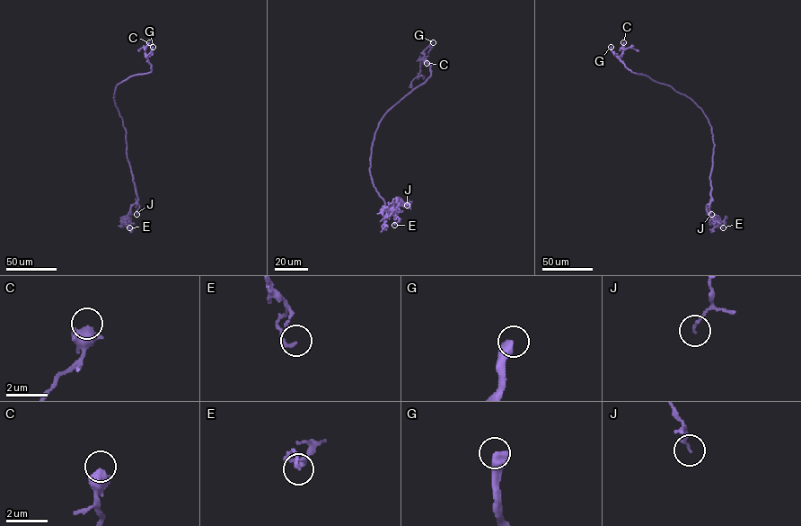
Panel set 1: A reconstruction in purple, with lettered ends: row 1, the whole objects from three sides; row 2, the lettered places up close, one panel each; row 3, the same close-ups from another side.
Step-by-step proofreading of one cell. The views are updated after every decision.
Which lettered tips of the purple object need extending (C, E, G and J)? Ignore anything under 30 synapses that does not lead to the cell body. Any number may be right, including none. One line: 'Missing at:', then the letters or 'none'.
Missing at: G

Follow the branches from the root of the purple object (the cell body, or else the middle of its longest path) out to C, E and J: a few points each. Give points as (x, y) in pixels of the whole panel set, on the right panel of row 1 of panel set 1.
C: (702, 110), (670, 85), (629, 69), (620, 58), (623, 42)
E: (702, 110), (711, 127), (715, 145), (710, 176), (711, 199), (707, 212), (723, 227)
J: (702, 110), (711, 127), (715, 145), (710, 176), (711, 214)

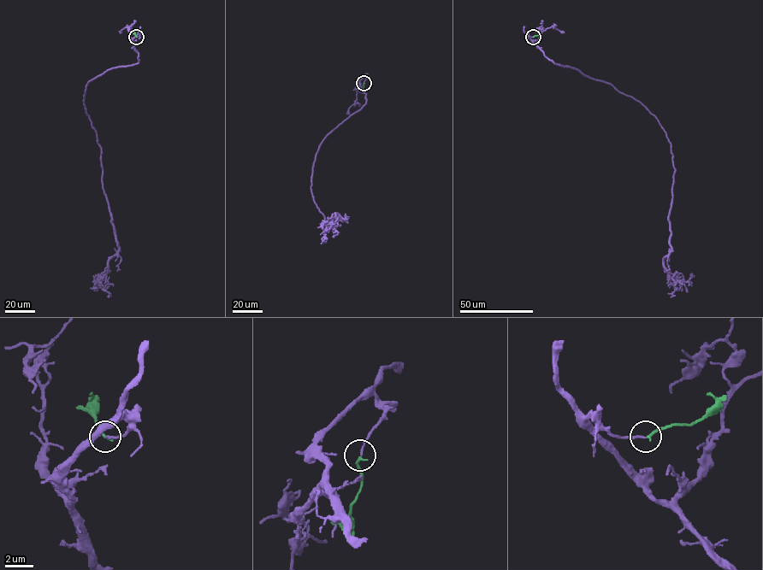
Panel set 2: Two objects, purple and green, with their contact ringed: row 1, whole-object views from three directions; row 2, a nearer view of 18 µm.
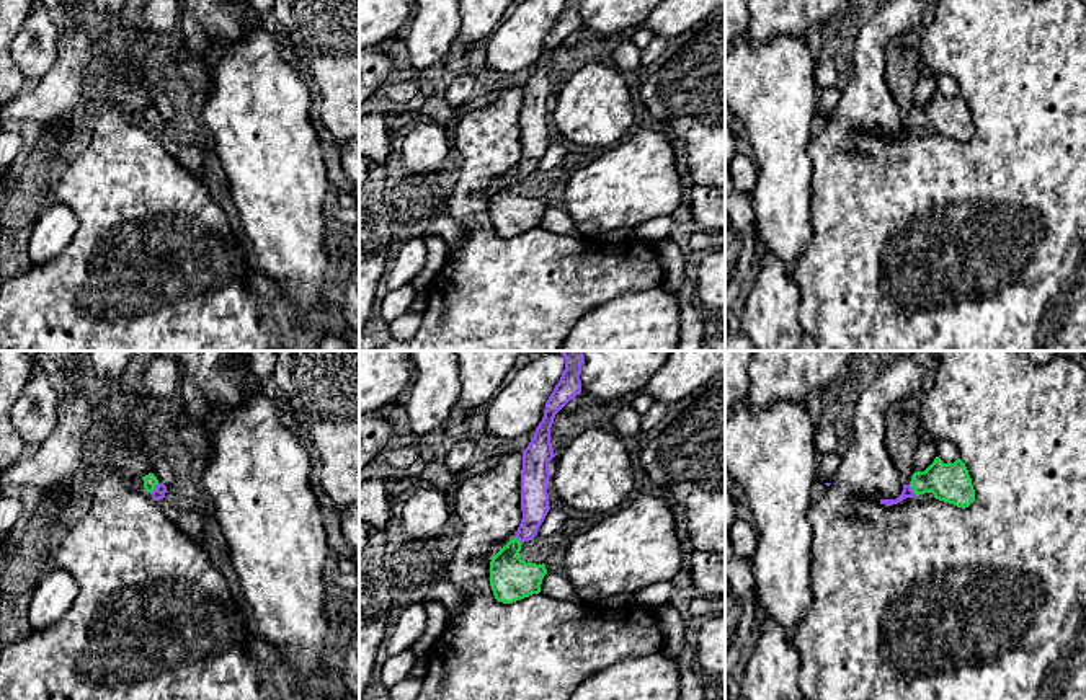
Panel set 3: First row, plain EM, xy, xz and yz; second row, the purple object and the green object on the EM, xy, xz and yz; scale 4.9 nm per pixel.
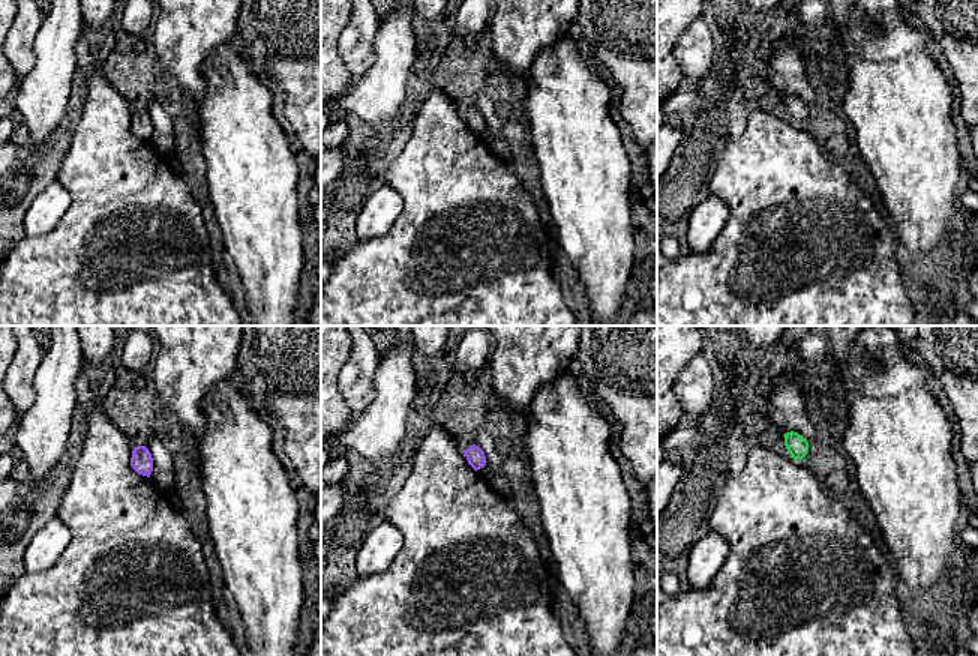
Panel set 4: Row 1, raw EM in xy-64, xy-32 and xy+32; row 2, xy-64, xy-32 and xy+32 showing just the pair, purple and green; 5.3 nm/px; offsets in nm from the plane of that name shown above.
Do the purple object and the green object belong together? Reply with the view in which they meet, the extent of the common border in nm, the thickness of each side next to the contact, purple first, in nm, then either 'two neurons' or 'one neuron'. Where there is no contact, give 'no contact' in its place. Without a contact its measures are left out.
contact in yz; length 70 nm; calibres 50 and 190 nm; one neuron

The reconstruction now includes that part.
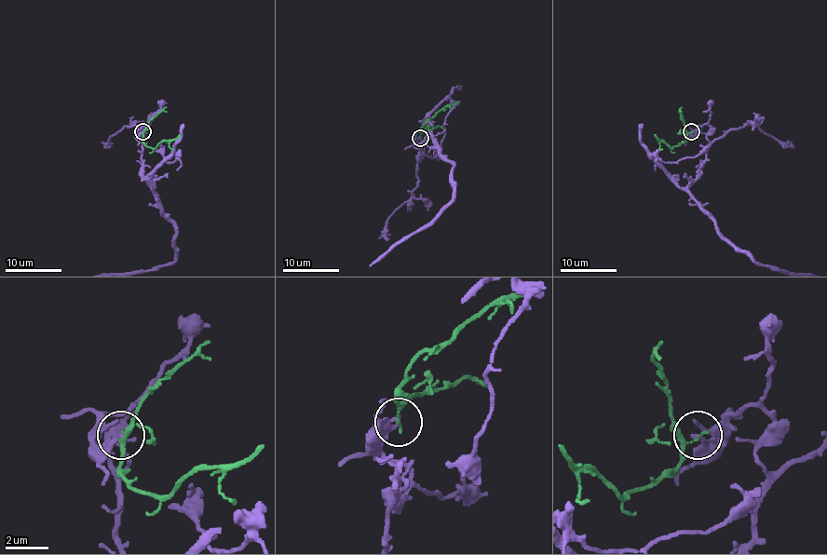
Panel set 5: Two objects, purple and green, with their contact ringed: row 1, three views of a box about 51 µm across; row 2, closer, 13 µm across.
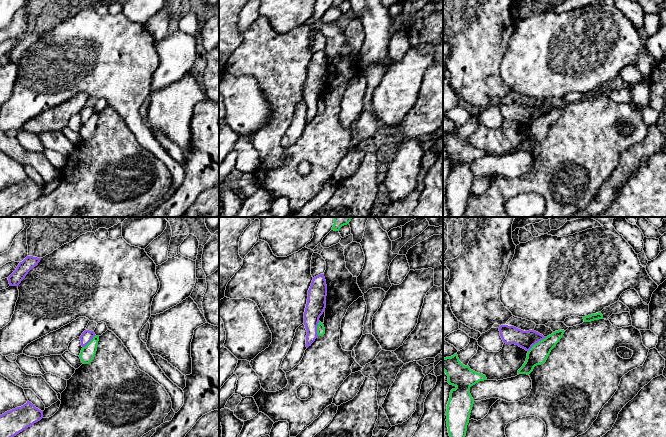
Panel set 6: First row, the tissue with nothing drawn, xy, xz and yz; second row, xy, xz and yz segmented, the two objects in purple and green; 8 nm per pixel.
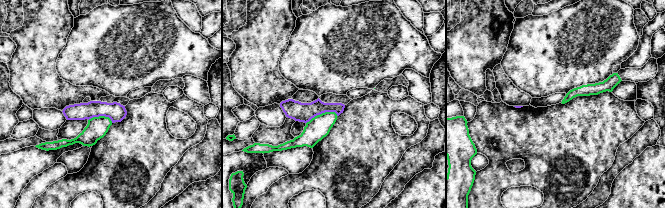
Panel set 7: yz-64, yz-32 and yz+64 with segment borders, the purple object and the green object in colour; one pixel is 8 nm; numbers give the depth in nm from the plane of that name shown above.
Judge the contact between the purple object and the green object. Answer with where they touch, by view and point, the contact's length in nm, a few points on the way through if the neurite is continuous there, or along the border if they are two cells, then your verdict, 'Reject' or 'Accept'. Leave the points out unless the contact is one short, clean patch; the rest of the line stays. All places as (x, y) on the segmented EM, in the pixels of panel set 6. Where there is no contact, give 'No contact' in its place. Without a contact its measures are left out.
Touches purple at yz (536, 342). Shared border 190 nm. Boundary: yz (546, 337), (536, 342), (528, 351). Reject

